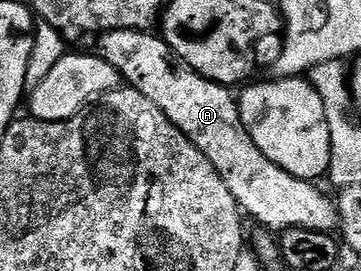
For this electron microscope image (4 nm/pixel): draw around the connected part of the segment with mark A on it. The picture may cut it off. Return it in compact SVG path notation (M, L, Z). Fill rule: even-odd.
M134 29L106 31L95 40L95 50L100 58L114 65L127 86L142 93L142 97L150 97L150 101L174 121L176 128L206 153L206 161L218 169L222 181L226 181L226 189L234 193L245 216L253 215L261 228L272 233L295 227L335 232L340 227L340 212L333 196L331 199L323 195L315 182L294 177L274 165L274 161L254 145L246 125L242 125L237 96L229 88L190 69L172 52L163 37L152 34L156 33Z

